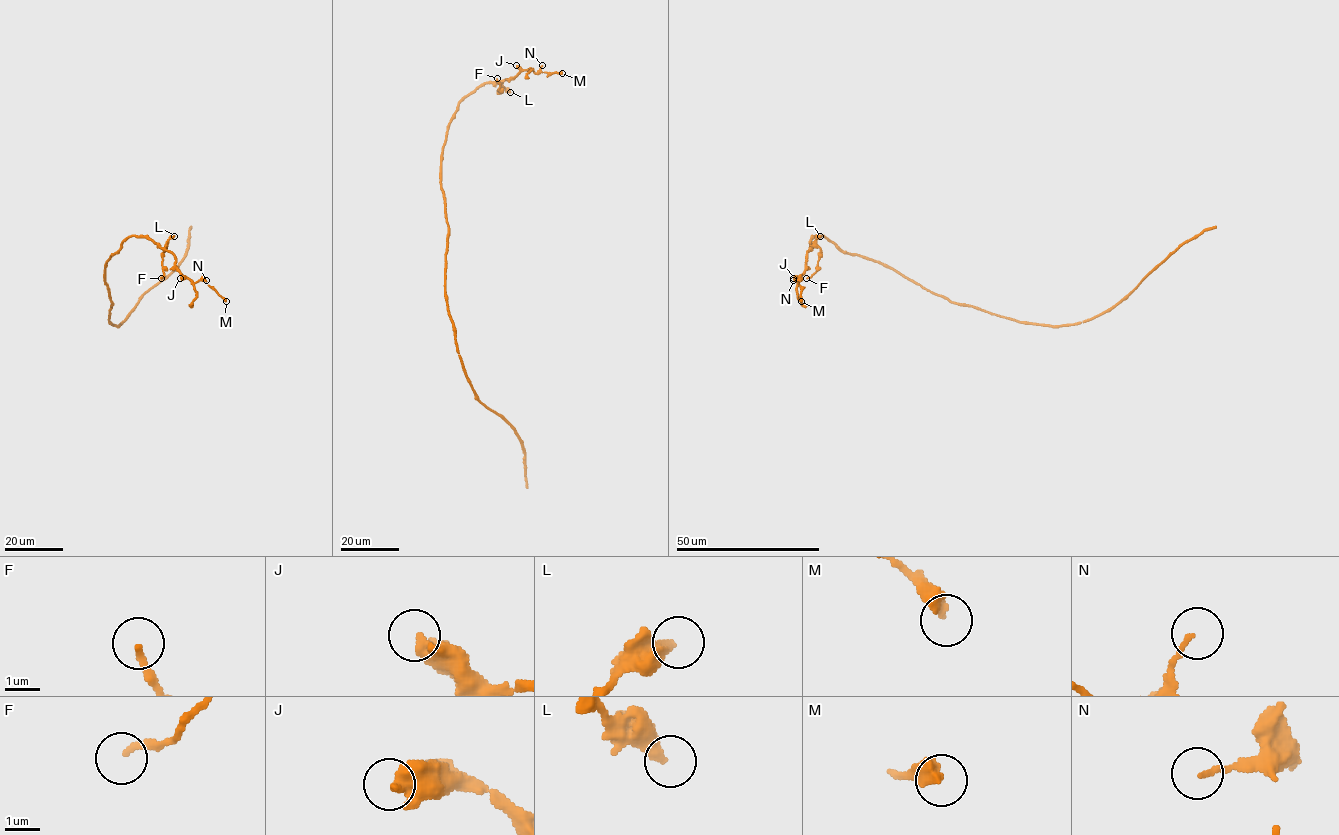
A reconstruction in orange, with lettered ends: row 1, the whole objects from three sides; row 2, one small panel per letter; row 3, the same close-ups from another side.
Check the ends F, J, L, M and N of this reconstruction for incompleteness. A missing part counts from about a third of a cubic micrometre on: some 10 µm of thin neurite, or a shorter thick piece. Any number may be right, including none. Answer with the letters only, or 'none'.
none

